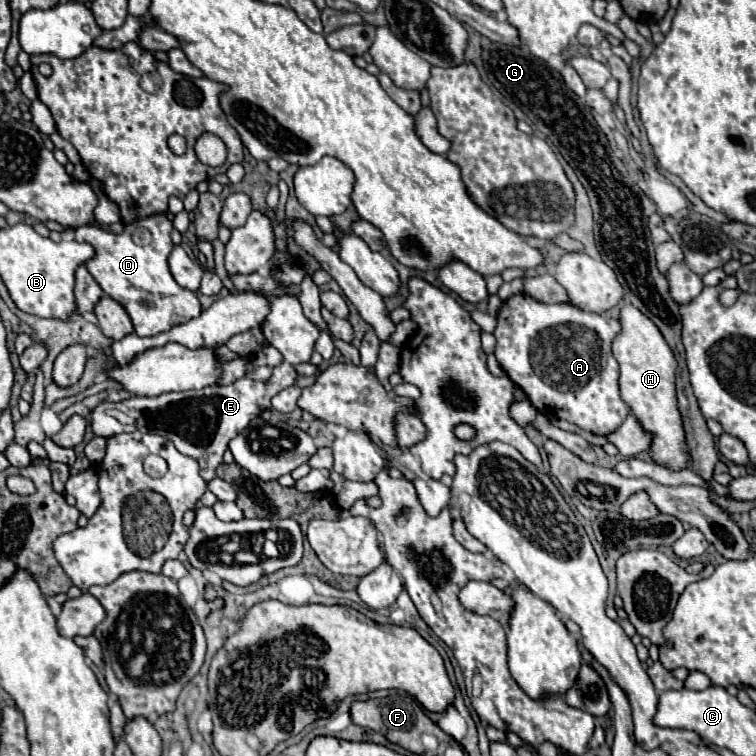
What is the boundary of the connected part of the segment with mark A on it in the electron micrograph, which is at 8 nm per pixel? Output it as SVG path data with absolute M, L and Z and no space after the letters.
M516 294L508 298L498 312L494 354L510 380L526 392L528 400L540 414L548 416L550 410L552 418L564 418L584 430L606 436L614 432L628 416L628 406L620 398L618 390L618 362L610 350L612 340L620 334L620 330L620 322L614 318L604 318L572 304L542 304L530 296Z

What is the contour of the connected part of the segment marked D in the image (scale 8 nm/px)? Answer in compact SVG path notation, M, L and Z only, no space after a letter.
M164 212L124 224L120 234L106 228L76 228L74 240L90 244L96 252L84 266L102 286L102 290L126 308L138 336L168 332L172 326L176 326L176 320L178 324L184 324L202 312L196 294L178 286L168 268L168 254L174 246L170 240L170 230L172 222Z

